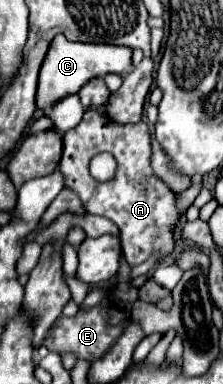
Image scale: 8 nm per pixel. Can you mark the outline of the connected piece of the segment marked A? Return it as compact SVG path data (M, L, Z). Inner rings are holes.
M89 109L75 131L63 133L63 155L57 165L65 177L65 189L79 195L85 209L93 215L111 219L121 231L121 247L131 267L141 265L155 249L161 251L161 259L167 257L173 243L173 223L177 221L175 193L153 175L149 167L149 129L147 123L115 123L105 111ZM99 153L111 153L117 161L117 171L109 181L97 181L89 173L91 157Z

